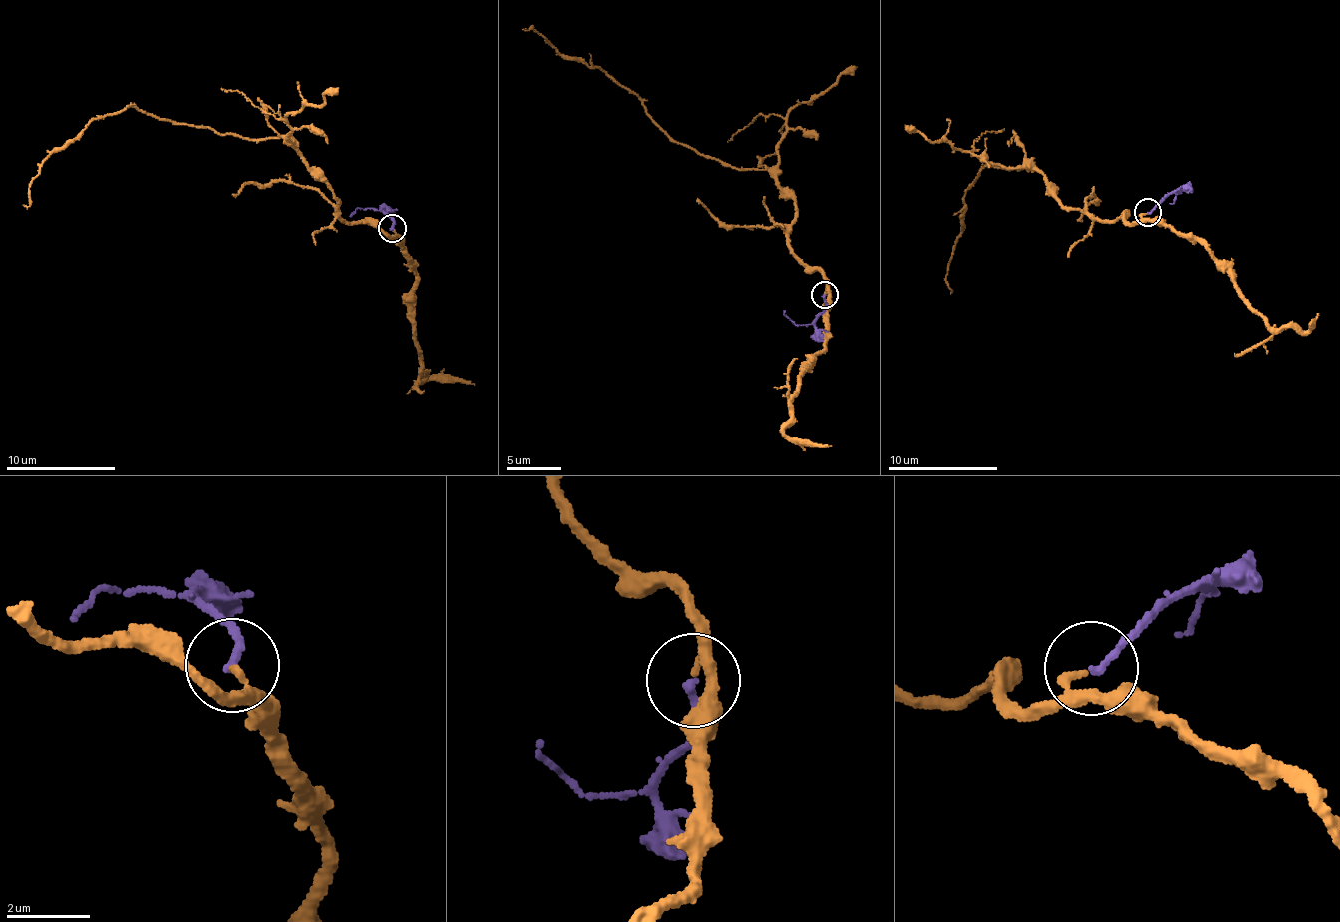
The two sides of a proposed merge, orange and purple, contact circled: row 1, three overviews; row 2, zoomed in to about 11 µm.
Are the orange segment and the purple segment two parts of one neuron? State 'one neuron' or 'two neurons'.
one neuron

